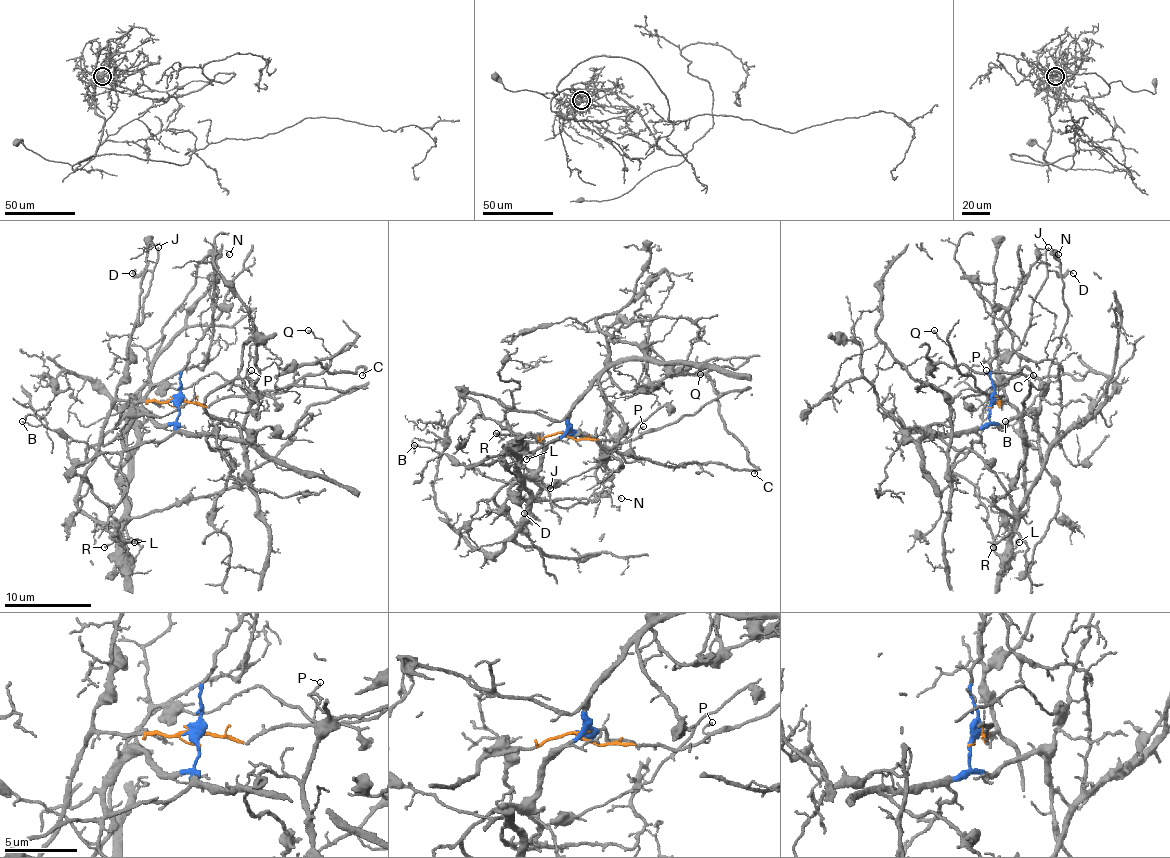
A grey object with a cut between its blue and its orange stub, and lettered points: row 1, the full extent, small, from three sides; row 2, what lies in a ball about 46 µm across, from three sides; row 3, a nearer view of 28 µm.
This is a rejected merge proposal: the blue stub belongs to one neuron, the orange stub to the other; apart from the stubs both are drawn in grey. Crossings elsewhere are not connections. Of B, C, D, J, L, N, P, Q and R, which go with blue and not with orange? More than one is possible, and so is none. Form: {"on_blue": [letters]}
{"on_blue": ["B", "L", "N", "R"]}

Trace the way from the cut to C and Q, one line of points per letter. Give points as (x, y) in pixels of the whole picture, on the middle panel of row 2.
C: (567, 435), (636, 440), (719, 398), (723, 427), (745, 448), (753, 472)
Q: (567, 435), (576, 440), (630, 442), (645, 431), (673, 424), (721, 394), (712, 379), (699, 375)

